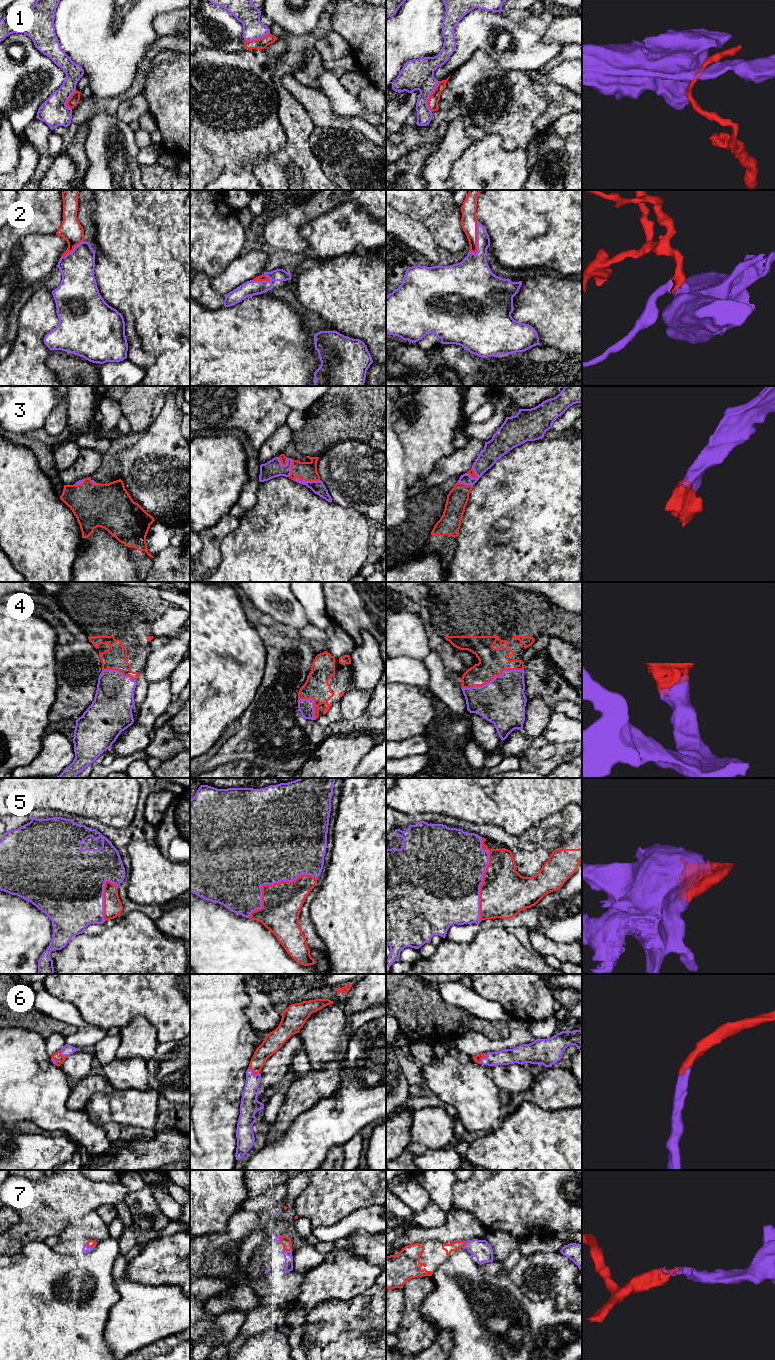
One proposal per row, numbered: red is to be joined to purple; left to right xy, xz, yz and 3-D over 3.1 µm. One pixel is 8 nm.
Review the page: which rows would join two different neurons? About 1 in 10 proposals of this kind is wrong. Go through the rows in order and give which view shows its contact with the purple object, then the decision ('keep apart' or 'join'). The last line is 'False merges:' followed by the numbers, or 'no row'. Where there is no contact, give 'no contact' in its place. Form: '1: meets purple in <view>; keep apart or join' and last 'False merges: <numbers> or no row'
1: meets purple in yz; keep apart
2: meets purple in yz; join
3: meets purple in xz; join
4: meets purple in yz; join
5: meets purple in xz; join
6: meets purple in xz; join
7: meets purple in xz; join
False merges: 1

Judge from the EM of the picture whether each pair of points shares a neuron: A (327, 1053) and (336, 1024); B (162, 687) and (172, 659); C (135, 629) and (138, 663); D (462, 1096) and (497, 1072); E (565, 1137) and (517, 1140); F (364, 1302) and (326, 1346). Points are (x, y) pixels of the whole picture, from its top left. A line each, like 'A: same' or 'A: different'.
A: same
B: different
C: same
D: different
E: same
F: same

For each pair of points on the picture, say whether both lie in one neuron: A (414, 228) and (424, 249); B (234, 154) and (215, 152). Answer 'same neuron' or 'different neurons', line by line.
A: same neuron
B: same neuron

